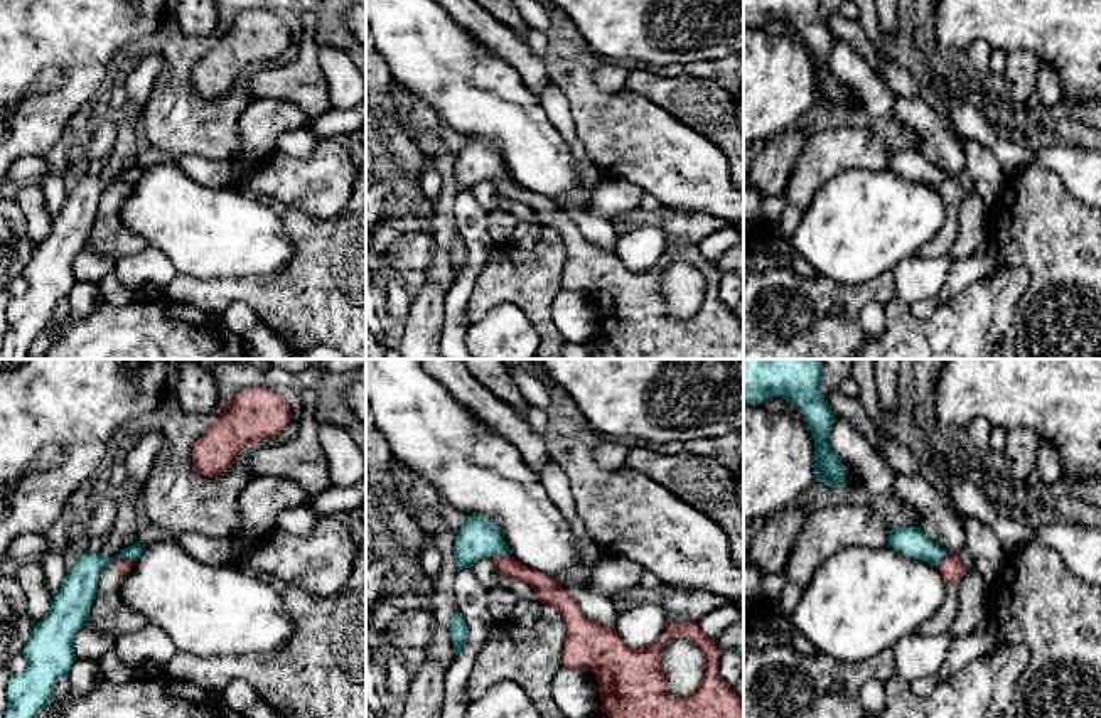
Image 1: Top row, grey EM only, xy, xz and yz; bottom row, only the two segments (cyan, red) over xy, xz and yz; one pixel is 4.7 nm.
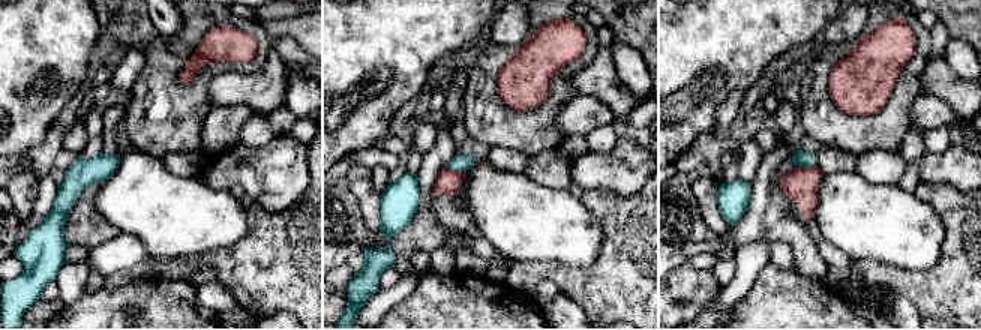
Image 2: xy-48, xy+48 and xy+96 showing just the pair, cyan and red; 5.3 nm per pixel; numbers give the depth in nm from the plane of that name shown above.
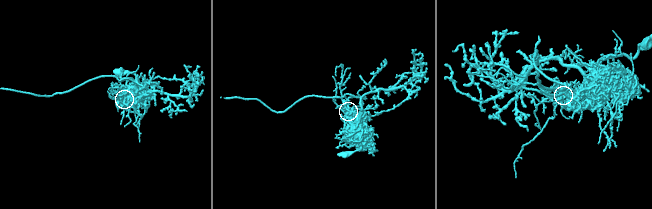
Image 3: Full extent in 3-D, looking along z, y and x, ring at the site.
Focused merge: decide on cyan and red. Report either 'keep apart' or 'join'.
keep apart

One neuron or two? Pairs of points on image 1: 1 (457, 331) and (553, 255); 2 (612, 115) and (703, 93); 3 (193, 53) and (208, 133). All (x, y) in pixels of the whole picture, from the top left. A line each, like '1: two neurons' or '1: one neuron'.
1: two neurons
2: two neurons
3: one neuron

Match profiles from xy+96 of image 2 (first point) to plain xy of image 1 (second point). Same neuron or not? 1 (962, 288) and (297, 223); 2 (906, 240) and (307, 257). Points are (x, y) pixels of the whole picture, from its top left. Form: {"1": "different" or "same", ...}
{"1": "same", "2": "different"}

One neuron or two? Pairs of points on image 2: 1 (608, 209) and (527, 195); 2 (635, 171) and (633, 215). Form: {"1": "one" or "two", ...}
{"1": "two", "2": "two"}

